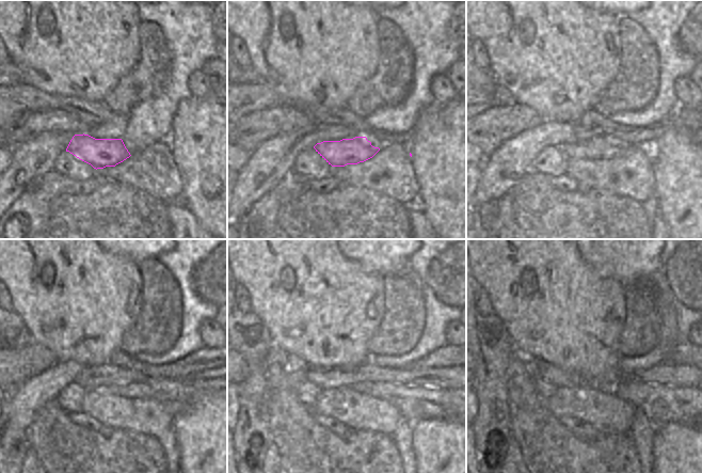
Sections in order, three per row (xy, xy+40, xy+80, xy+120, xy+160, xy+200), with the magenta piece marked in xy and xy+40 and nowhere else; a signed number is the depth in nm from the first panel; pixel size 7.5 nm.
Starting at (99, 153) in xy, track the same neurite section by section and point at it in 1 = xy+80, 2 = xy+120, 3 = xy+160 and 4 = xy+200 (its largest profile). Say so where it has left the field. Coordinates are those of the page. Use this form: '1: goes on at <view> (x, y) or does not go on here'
1: goes on at xy+80 (601, 147)
2: goes on at xy+120 (177, 397)
3: goes on at xy+160 (415, 404)
4: goes on at xy+200 (661, 404)

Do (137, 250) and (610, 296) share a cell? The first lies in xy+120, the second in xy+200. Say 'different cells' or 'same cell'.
different cells

